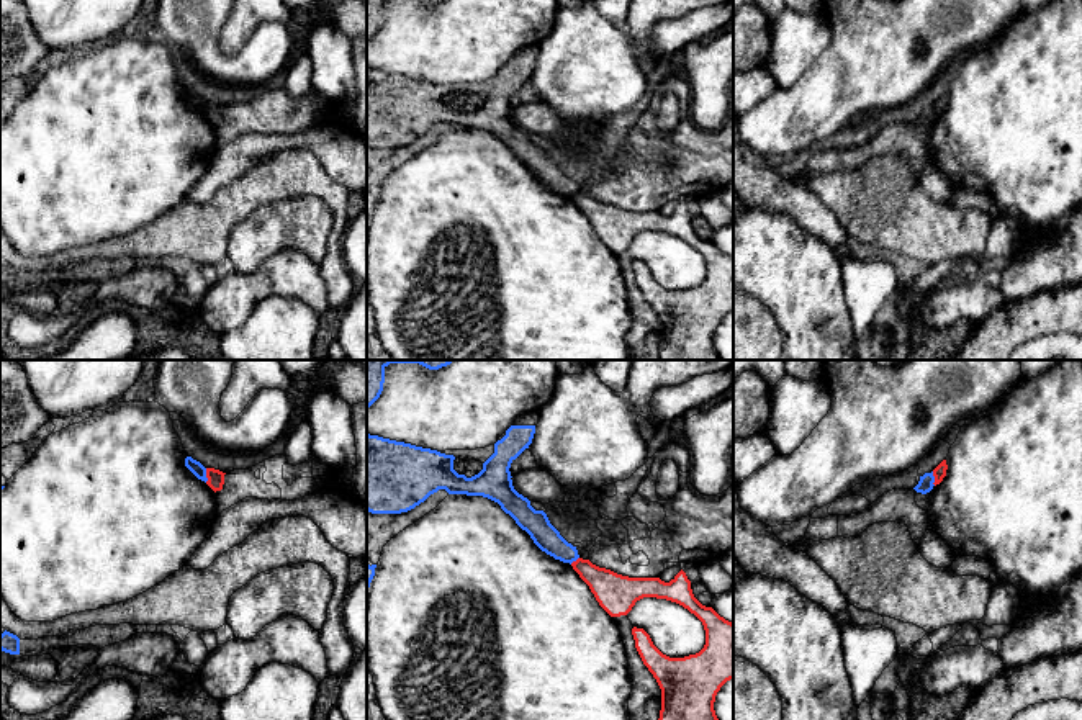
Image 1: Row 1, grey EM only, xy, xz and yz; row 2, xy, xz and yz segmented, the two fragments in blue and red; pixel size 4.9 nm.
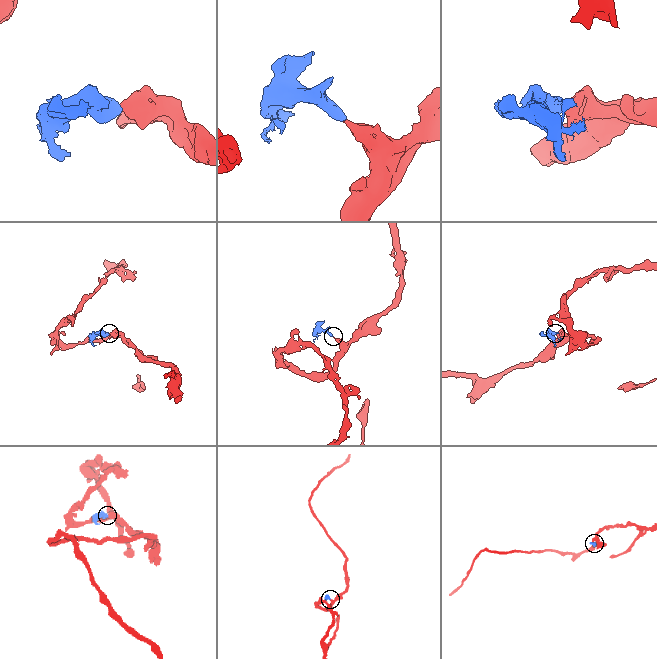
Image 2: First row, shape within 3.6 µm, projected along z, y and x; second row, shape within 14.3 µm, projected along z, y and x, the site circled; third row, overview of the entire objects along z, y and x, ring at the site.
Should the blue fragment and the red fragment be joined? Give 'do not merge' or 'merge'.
do not merge

